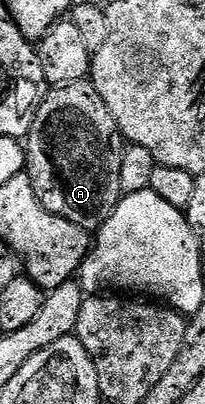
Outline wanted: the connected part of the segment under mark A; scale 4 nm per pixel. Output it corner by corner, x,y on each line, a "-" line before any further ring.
82,81
52,88
35,113
35,121
25,143
27,173
31,177
35,197
39,197
39,201
51,213
67,217
71,225
79,225
90,233
96,232
109,220
123,198
119,169
123,166
126,146
127,140
121,135
119,125
115,125
111,109
107,109
103,97
99,97
92,82

